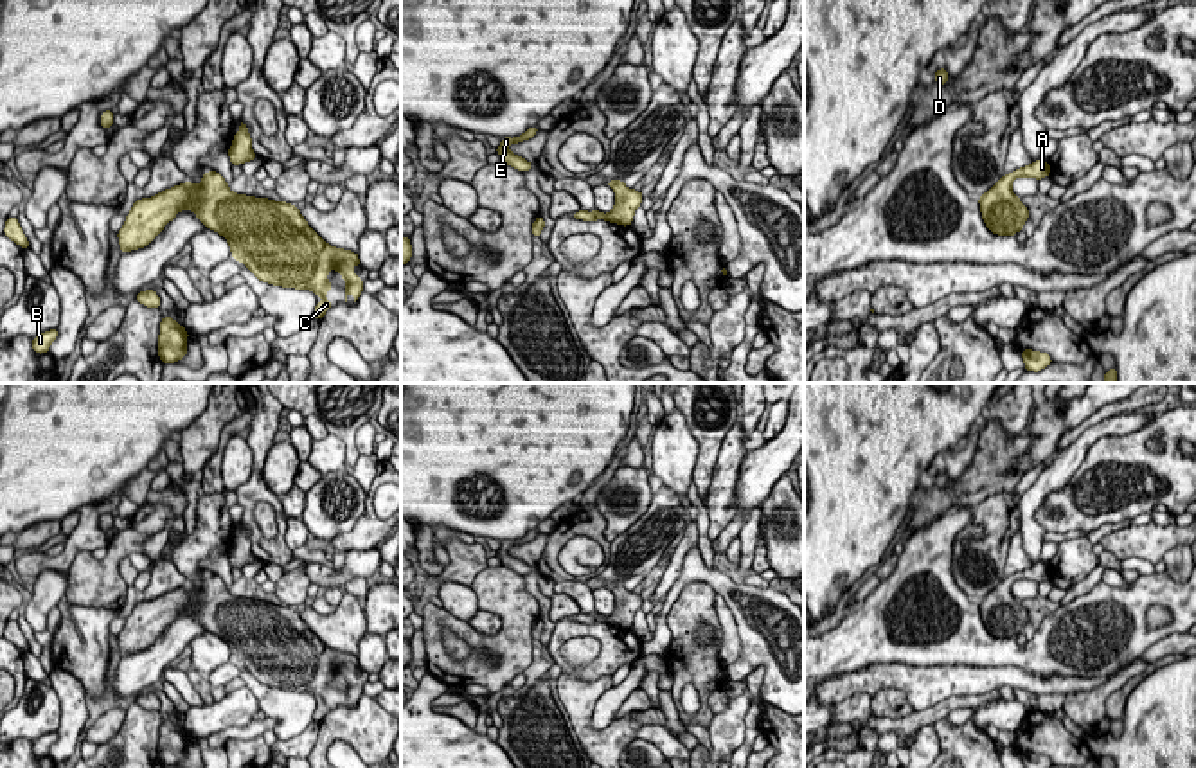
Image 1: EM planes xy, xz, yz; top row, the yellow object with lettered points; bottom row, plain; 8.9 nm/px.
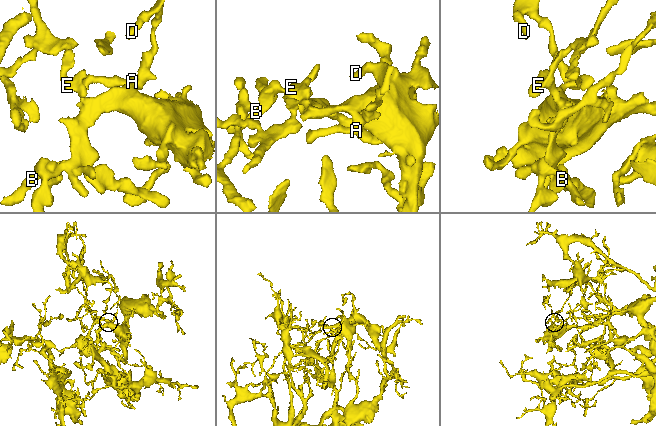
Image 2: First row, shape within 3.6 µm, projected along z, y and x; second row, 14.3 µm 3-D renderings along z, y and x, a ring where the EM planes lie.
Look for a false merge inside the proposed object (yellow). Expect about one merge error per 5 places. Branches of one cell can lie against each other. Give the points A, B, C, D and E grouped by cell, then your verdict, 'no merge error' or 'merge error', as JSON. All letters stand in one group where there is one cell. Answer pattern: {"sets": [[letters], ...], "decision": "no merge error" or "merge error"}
{"sets": [["A", "B", "C", "D", "E"]], "decision": "no merge error"}

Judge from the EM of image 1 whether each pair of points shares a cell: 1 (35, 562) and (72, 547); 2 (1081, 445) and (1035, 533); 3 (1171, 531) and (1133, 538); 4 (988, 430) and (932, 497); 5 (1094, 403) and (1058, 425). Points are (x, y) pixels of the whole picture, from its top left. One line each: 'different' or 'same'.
1: same
2: same
3: same
4: same
5: same

